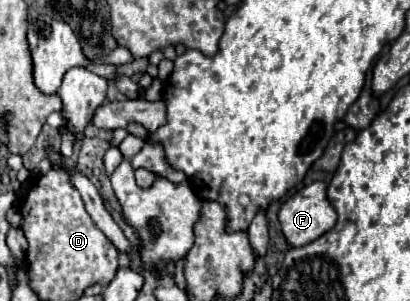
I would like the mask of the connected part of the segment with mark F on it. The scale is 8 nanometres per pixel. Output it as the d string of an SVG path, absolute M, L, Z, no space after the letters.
M312 182L280 208L280 226L290 246L304 246L336 224L336 210L328 202L326 184Z

